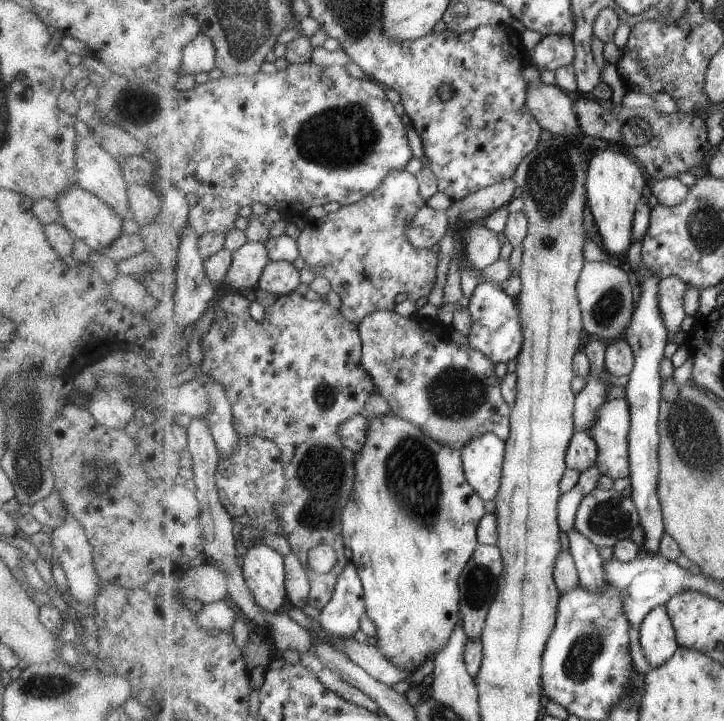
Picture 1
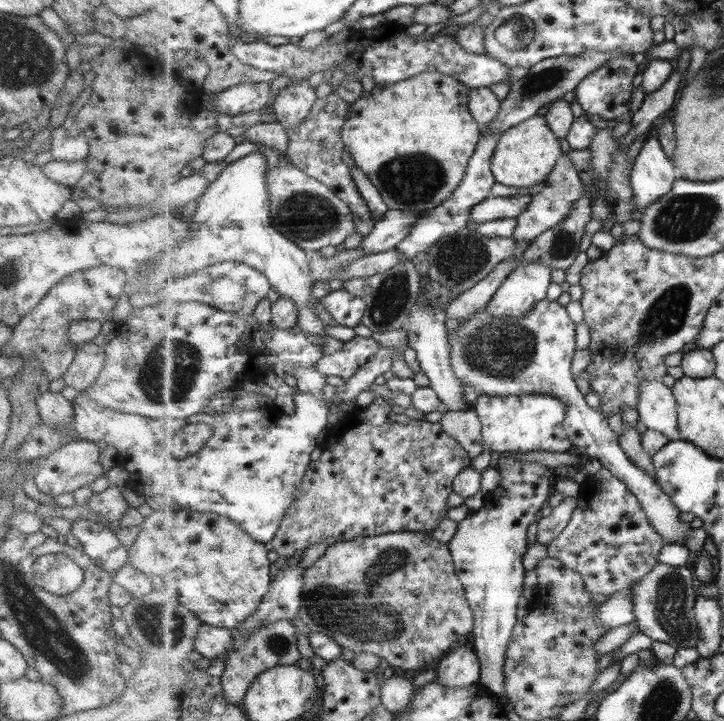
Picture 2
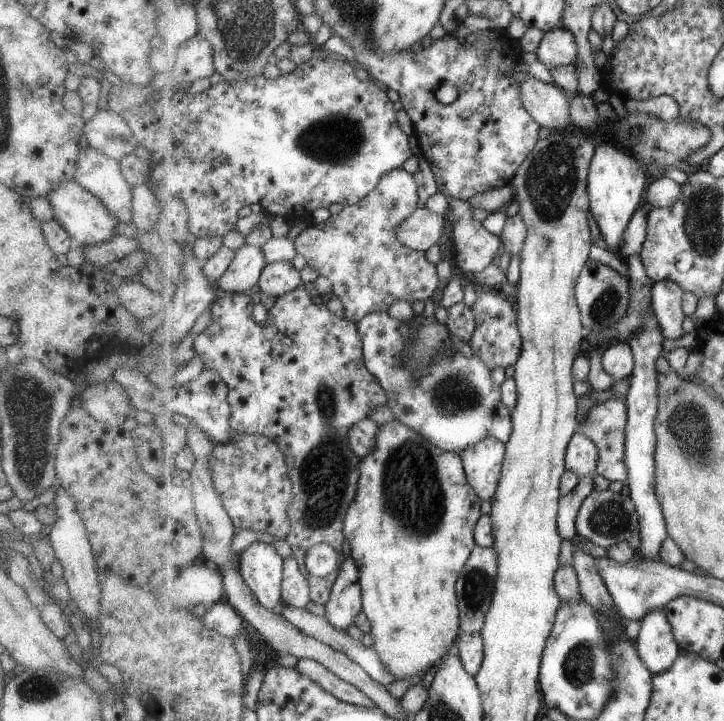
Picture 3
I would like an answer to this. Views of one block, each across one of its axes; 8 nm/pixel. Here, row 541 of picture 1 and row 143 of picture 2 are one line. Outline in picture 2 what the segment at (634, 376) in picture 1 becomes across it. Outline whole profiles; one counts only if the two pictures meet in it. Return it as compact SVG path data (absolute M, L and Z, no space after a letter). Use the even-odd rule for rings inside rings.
M651 137L645 139L630 177L635 208L644 212L671 192L680 175L659 138Z

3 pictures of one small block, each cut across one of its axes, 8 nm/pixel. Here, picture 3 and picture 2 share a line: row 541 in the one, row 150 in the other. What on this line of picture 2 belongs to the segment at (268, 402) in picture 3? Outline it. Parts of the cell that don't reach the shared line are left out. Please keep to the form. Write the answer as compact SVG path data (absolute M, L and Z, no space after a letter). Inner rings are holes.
M332 92L327 97L319 98L315 103L309 117L301 121L295 127L289 127L289 159L294 166L302 169L308 176L326 184L337 196L341 197L347 204L350 204L354 213L355 226L358 233L368 235L375 229L376 221L371 214L368 202L359 192L357 183L352 176L347 164L343 164L343 152L346 146L343 142L343 125L349 117L348 103Z

